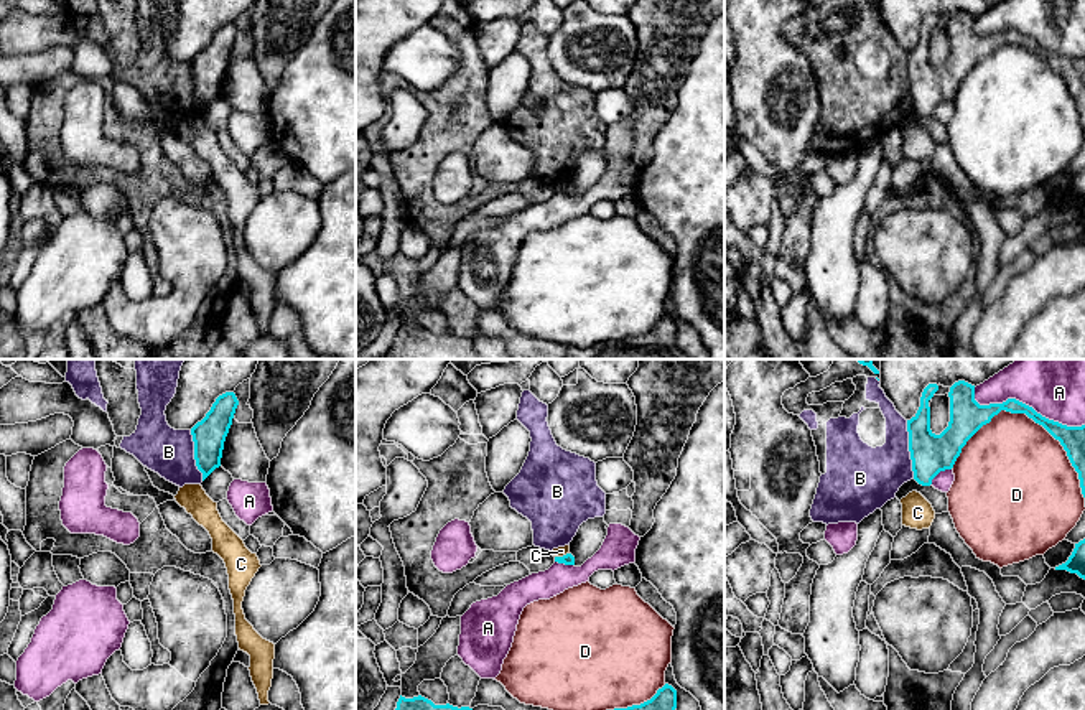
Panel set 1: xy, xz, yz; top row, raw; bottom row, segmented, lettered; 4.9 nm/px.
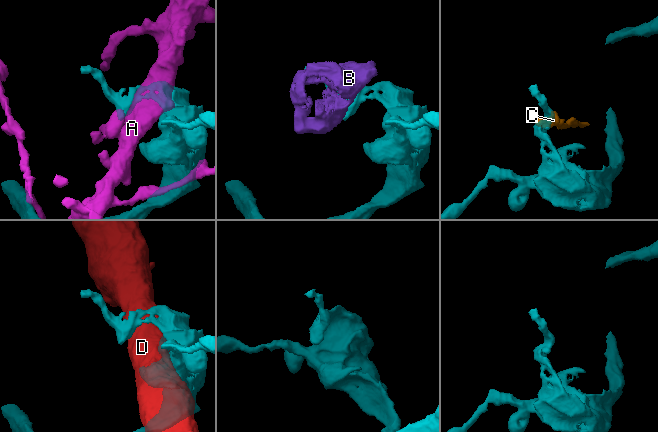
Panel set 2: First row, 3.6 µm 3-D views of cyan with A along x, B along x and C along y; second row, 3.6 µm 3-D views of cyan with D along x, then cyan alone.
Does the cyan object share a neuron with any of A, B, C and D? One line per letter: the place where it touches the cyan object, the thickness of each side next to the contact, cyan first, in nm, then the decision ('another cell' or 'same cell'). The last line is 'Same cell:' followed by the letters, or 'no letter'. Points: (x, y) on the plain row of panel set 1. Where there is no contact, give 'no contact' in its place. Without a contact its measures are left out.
A: contact yz (1024, 35); calibres 120 and 260 nm; another cell
B: contact yz (909, 81); calibres 200 and 300 nm; another cell
C: contact xz (563, 186); calibres 60 and 50 nm; another cell
D: contact yz (1028, 46); calibres 120 and 460 nm; another cell
Same cell: no letter

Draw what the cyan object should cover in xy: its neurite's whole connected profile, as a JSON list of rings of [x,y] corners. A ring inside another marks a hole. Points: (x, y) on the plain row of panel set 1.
[[[234,23],[216,30],[206,48],[191,59],[194,91],[203,112],[221,97],[224,72],[232,56],[239,31]]]

